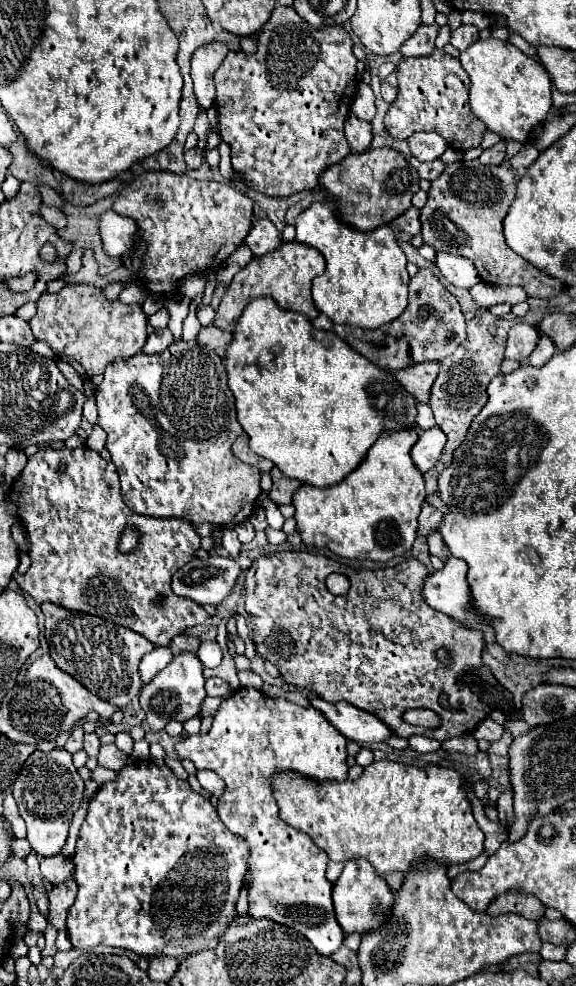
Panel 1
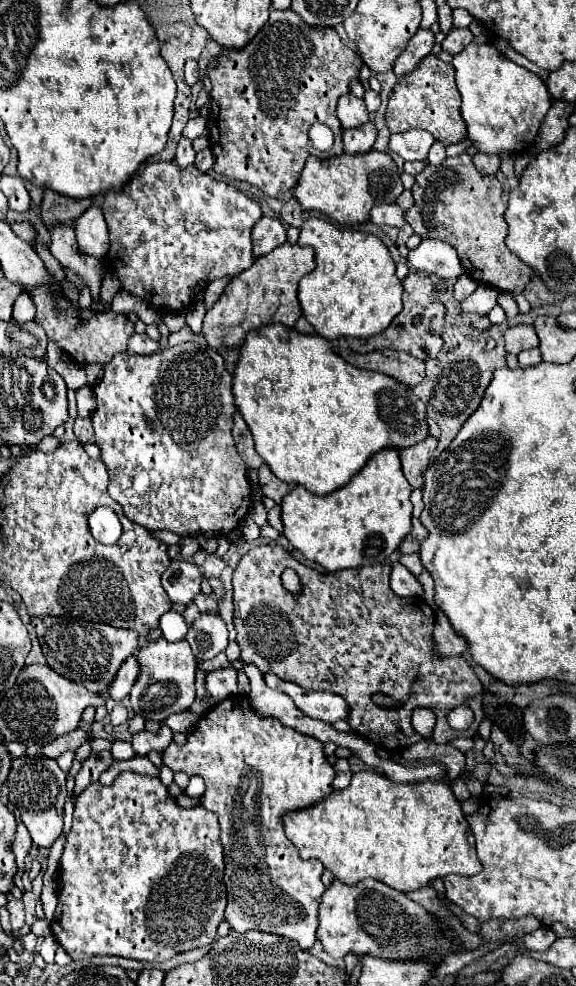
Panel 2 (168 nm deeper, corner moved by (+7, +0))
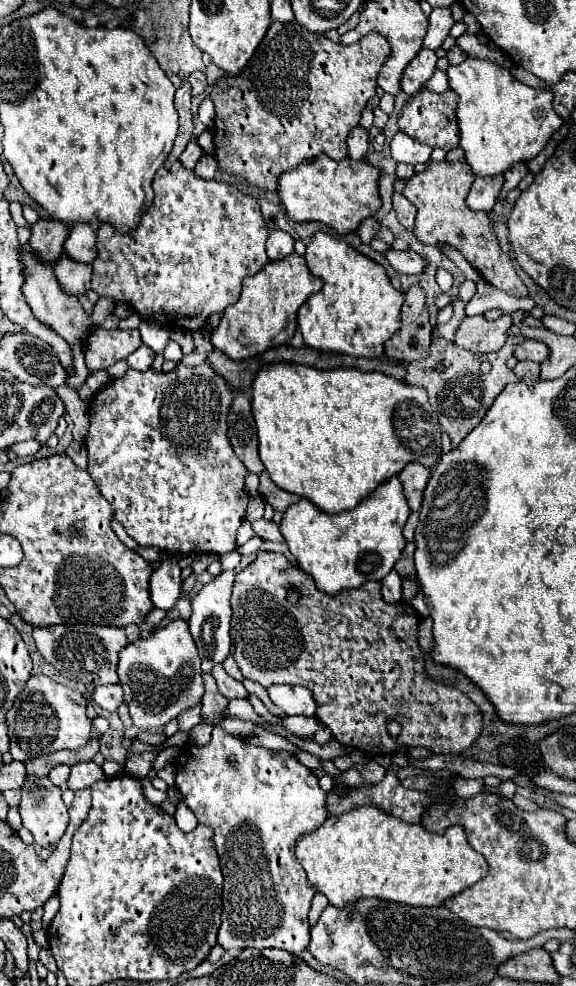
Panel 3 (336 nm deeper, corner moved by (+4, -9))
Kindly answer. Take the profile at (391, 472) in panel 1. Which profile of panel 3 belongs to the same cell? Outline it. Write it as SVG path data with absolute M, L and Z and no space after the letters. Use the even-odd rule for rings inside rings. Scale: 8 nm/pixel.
M394 477L378 485L354 509L342 513L326 513L308 499L290 505L280 521L280 531L296 557L298 567L312 575L318 589L334 595L342 589L358 587L366 581L382 581L406 547L402 529L408 521L410 507L402 493L402 483Z

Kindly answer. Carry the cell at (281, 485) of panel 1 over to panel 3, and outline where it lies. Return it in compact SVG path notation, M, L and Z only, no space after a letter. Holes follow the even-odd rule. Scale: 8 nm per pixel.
M262 471L262 473L260 473L260 487L258 487L258 491L260 491L260 495L262 495L264 501L268 501L276 511L282 511L282 513L284 513L292 503L298 503L298 501L300 501L298 495L288 493L288 491L284 491L284 489L276 487L276 485L272 483L268 471Z

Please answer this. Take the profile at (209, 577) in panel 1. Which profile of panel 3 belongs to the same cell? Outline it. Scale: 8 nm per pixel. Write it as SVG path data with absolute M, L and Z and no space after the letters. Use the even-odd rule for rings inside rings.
M164 555L160 565L154 569L150 577L150 595L154 607L170 611L180 597L180 587L182 587L180 567L170 555Z

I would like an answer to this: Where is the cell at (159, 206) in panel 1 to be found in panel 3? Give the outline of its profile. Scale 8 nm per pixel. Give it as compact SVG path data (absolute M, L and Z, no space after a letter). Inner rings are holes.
M184 167L156 177L152 189L154 201L132 231L118 233L114 225L100 223L98 259L92 263L92 289L100 297L106 295L116 303L132 305L142 319L198 331L212 313L224 311L238 301L240 281L246 275L258 273L268 263L264 249L268 227L264 225L260 205L252 197L240 193L230 183L206 181Z

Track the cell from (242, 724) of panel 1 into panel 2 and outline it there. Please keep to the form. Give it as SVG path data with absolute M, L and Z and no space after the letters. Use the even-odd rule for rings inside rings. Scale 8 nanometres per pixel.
M233 696L231 700L219 702L197 722L195 730L187 734L187 742L177 746L171 742L163 754L163 764L173 772L185 772L187 776L201 776L205 782L205 794L201 806L211 810L219 818L221 844L225 860L225 886L227 886L227 908L225 922L235 932L269 932L299 942L303 950L309 950L315 940L317 908L325 892L321 882L323 866L315 860L299 860L297 848L283 832L283 816L295 810L311 808L325 800L333 792L335 770L327 764L323 754L323 742L299 734L293 728L283 726L273 718L259 718L245 696Z

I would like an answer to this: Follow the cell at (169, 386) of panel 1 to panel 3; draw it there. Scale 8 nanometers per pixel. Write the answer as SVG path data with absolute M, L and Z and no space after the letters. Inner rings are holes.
M202 363L196 367L186 367L186 365L176 365L174 371L164 373L164 371L134 371L128 369L124 377L114 379L112 383L108 383L104 389L100 389L90 405L90 429L88 429L88 437L84 441L86 451L88 451L88 471L94 477L94 481L100 487L100 493L110 501L110 505L116 511L116 519L124 525L126 533L138 541L140 545L152 545L158 547L164 553L216 553L216 555L224 555L226 551L232 551L236 547L236 529L242 525L244 515L246 515L246 505L248 505L248 495L244 491L244 475L248 473L244 463L234 455L232 445L228 441L228 411L232 405L234 393L230 389L230 385L226 385L226 381L222 381L222 377L218 377L218 373L214 373L214 369L210 369L210 365Z

